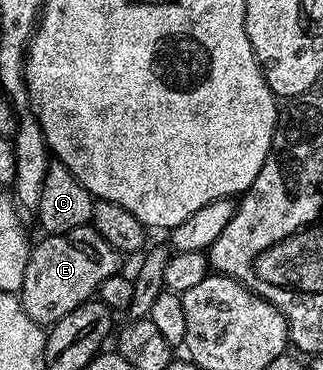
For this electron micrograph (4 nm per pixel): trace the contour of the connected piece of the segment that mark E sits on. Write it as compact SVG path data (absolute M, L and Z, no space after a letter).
M94 227L69 231L66 235L47 235L34 242L27 264L22 266L23 286L17 296L25 315L39 325L56 325L69 311L81 307L98 294L101 283L120 272L121 255Z

